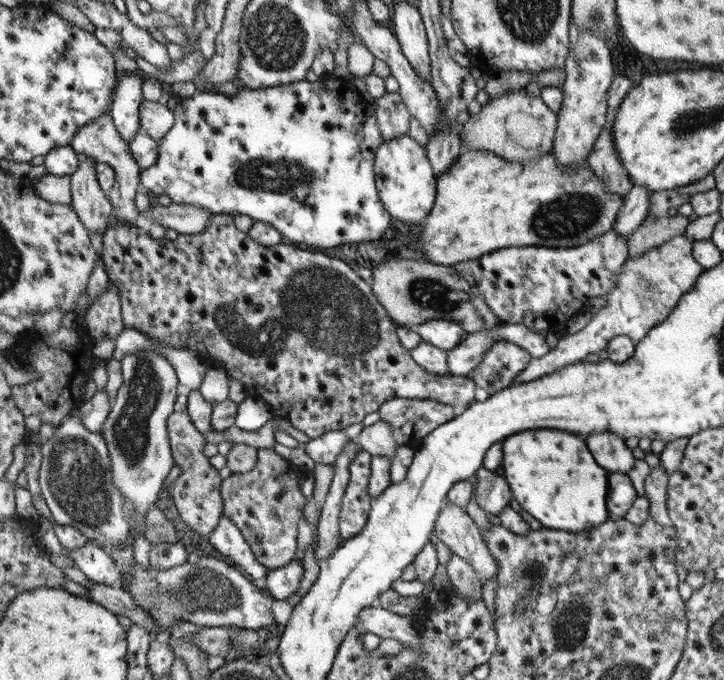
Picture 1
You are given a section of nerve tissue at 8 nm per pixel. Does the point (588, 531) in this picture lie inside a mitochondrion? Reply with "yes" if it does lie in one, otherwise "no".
no

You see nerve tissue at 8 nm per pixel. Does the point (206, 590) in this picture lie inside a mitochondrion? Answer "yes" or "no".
yes

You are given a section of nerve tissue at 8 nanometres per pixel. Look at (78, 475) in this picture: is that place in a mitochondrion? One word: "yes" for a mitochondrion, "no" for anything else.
yes

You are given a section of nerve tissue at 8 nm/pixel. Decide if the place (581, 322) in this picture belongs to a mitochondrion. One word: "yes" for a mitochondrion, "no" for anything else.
no

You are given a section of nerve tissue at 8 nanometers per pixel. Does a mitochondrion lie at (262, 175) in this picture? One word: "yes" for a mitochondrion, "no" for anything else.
yes

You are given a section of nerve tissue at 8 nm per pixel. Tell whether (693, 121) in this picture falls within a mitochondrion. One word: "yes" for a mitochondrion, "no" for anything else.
yes

